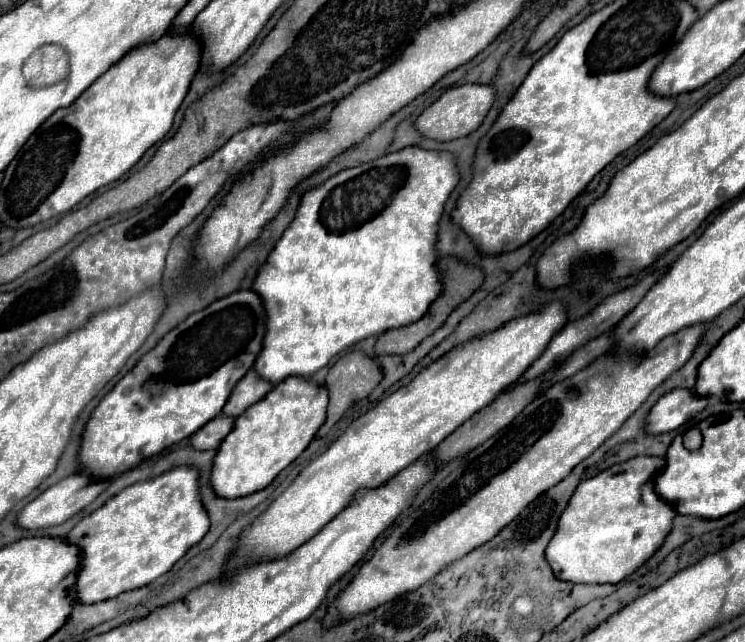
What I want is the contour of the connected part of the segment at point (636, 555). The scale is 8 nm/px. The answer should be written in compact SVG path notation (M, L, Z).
M638 456L638 458L632 458L630 462L614 464L612 468L596 474L594 478L578 486L546 550L546 560L556 578L568 580L574 584L606 584L606 582L618 584L628 576L632 576L662 546L664 538L672 530L676 510L654 490L654 478L658 476L660 470L662 470L660 458Z

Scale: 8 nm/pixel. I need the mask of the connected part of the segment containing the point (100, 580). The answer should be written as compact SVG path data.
M176 466L156 478L148 478L148 480L142 480L142 482L136 482L128 488L124 488L120 494L116 494L114 498L110 498L102 508L98 508L94 514L86 516L80 524L76 524L76 528L68 534L68 542L74 542L78 548L80 548L80 554L82 554L82 568L78 572L78 582L74 586L74 598L76 602L84 602L84 604L94 604L94 602L102 602L102 600L108 600L108 598L116 598L118 594L126 592L126 590L134 590L134 588L142 588L150 582L154 582L158 576L166 574L194 544L198 544L204 534L208 532L210 528L210 518L208 518L208 512L202 504L202 494L200 494L200 484L198 484L198 478L200 478L200 472L196 466Z

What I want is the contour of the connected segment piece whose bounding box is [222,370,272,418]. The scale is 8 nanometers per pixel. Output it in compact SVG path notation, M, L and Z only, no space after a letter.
M250 370L234 388L234 392L230 394L222 414L226 416L240 416L246 408L250 408L252 404L256 404L260 398L264 398L268 392L272 390L272 384L264 378L260 378L254 370Z

